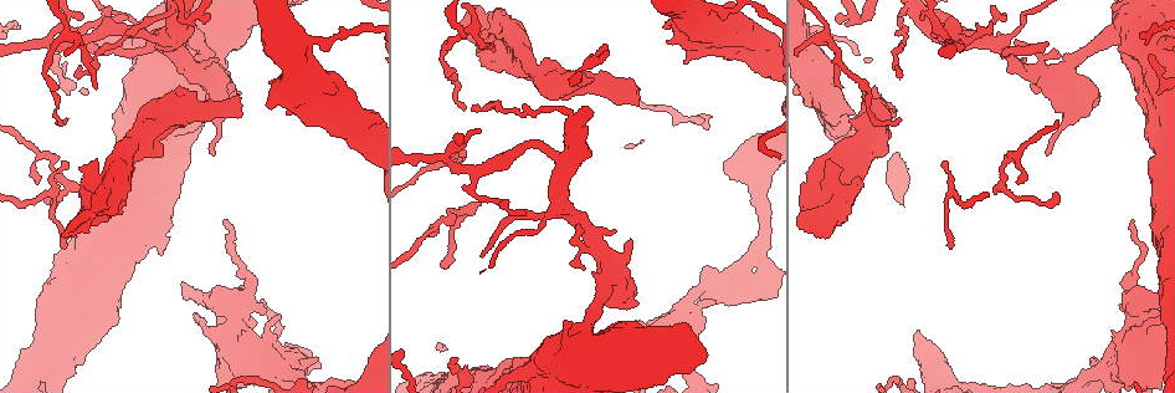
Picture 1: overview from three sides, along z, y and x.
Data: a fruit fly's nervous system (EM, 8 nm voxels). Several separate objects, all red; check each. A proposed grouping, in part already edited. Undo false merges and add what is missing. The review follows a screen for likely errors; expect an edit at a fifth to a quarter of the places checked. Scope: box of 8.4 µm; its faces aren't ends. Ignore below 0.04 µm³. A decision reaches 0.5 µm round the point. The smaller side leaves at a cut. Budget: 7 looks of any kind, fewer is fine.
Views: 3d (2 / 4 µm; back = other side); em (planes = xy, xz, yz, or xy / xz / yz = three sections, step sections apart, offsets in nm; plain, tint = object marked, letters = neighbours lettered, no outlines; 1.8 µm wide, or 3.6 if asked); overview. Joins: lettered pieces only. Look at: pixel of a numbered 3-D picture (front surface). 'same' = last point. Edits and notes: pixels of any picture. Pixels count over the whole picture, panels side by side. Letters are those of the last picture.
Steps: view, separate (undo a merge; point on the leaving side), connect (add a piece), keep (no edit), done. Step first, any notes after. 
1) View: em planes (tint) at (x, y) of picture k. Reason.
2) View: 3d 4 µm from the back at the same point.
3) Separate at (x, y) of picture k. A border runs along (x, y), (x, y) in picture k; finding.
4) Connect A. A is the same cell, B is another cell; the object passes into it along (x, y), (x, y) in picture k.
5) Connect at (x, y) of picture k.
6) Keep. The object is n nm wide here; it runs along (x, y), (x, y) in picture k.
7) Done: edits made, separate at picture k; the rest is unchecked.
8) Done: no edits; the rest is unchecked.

View: 3d 2 µm at (1016, 42) of picture 1. An open end.

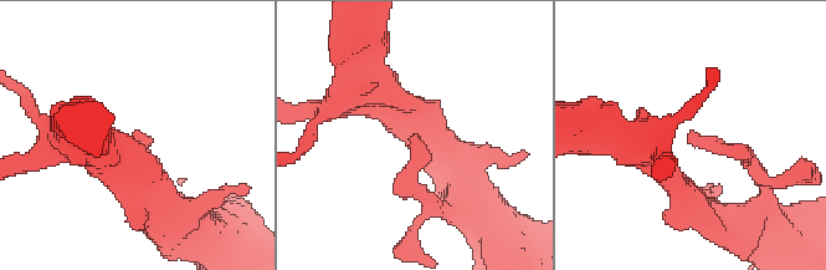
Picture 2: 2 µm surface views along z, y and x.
View: em xz step 4 (letters) at (415, 134) of picture 2. Now the EM.

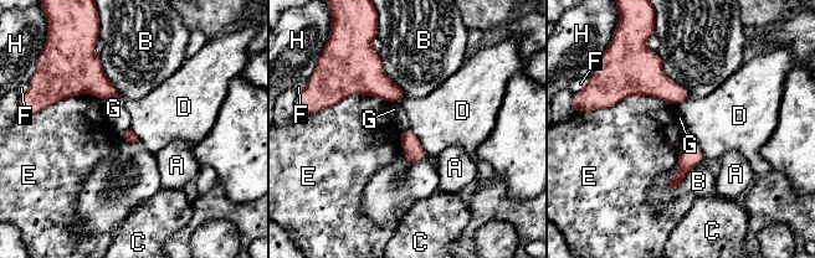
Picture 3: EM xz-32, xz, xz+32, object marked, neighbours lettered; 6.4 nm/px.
View: em planes (letters) at the same point. Another direction.

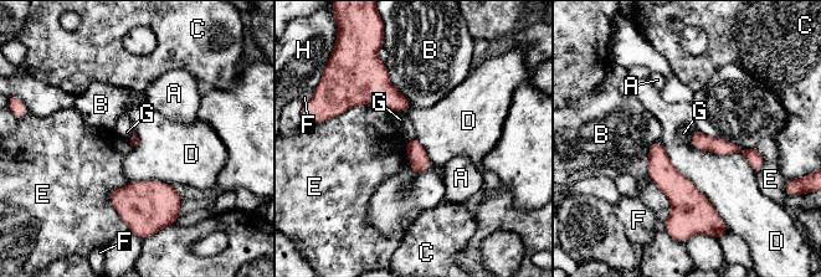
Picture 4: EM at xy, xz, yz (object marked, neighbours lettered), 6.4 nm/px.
Keep. A, B, C, D, E, F, G and H are other cells; it runs along (693, 138), (739, 149), (760, 162) in picture 4; none of them fits.

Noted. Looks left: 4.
View: em yz step 16 (letters) at (880, 155) of picture 1. Free end.

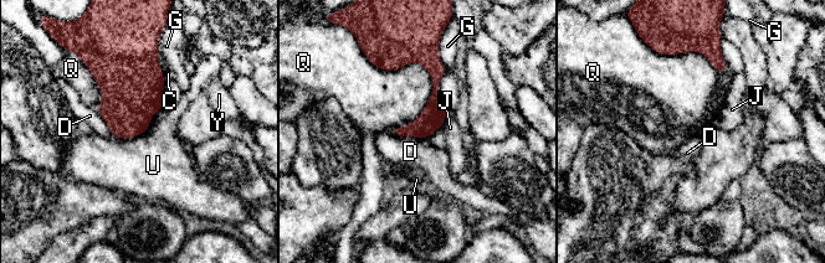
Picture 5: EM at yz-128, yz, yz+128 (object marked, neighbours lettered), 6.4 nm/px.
Keep. The object is 150 nm wide here; C, D, G, J, Q, U and Y are other cells; it runs along (424, 60), (435, 71), (434, 111), (403, 133) in picture 5; no lettered piece goes on from it.

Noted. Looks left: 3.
View: em 3.6 µm xy step 4 (tint) at (1157, 49) of picture 1.

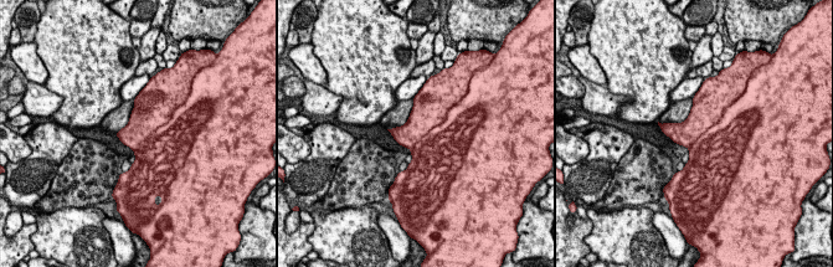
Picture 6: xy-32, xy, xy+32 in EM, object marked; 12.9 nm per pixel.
View: em 3.6 µm xz step 4 (tint) at the same point.

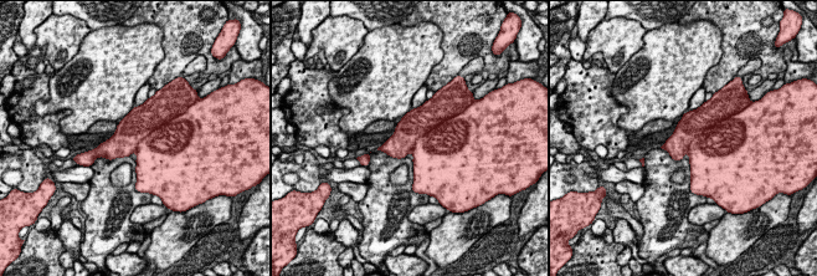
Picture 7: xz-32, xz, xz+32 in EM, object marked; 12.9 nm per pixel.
View: em 3.6 µm xz step 4 (letters) at the same point. See the neighbours.

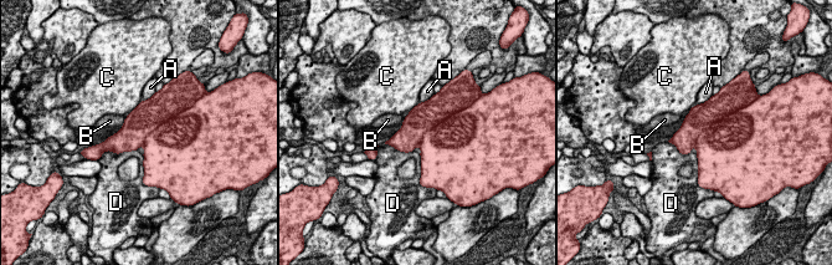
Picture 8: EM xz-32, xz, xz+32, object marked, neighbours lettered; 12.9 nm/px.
Separate at (700, 117) of picture 8. A, B, C and D are other cells; a border runs along (733, 112), (704, 128), (693, 146) in picture 8; two neurons meet here.

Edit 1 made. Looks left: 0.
Done: edits made, separate at picture 8; the rest is unchecked.

